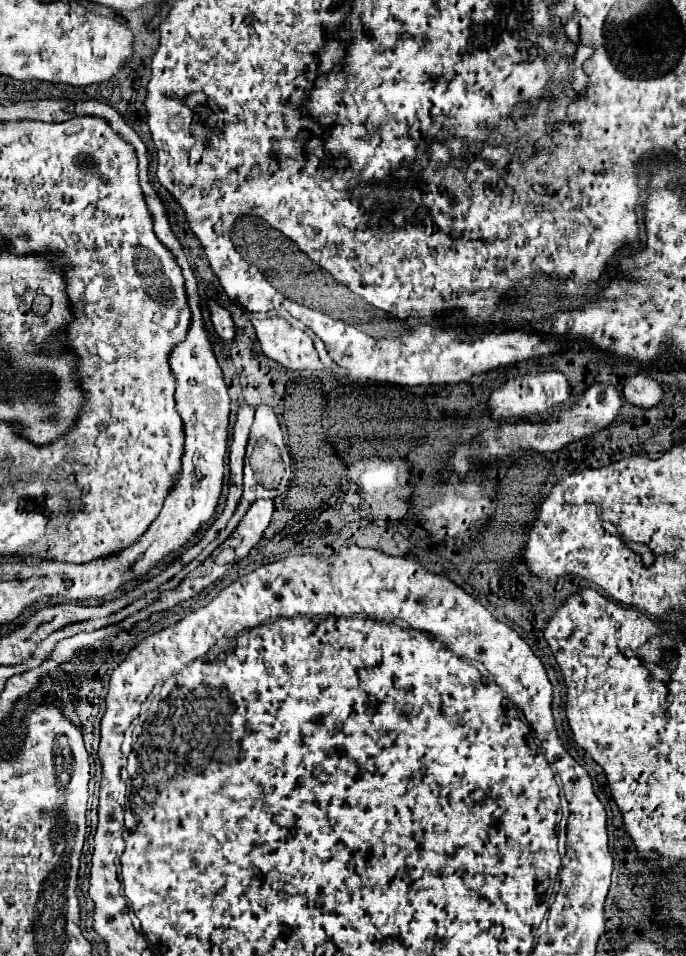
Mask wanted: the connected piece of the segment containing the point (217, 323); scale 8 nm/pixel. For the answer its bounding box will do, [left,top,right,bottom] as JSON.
[207,301,235,341]

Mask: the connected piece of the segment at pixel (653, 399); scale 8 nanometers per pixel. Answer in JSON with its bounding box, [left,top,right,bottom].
[623,375,663,409]

